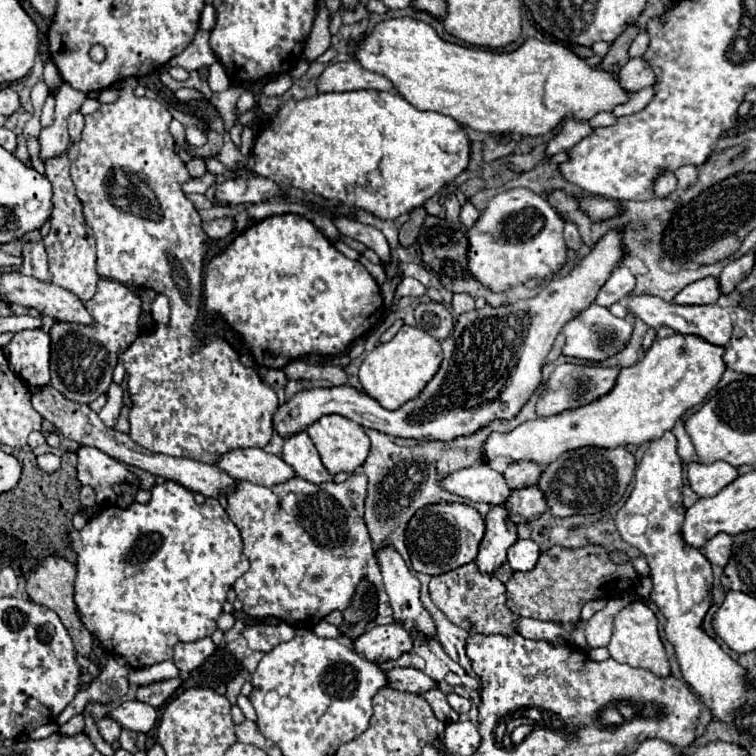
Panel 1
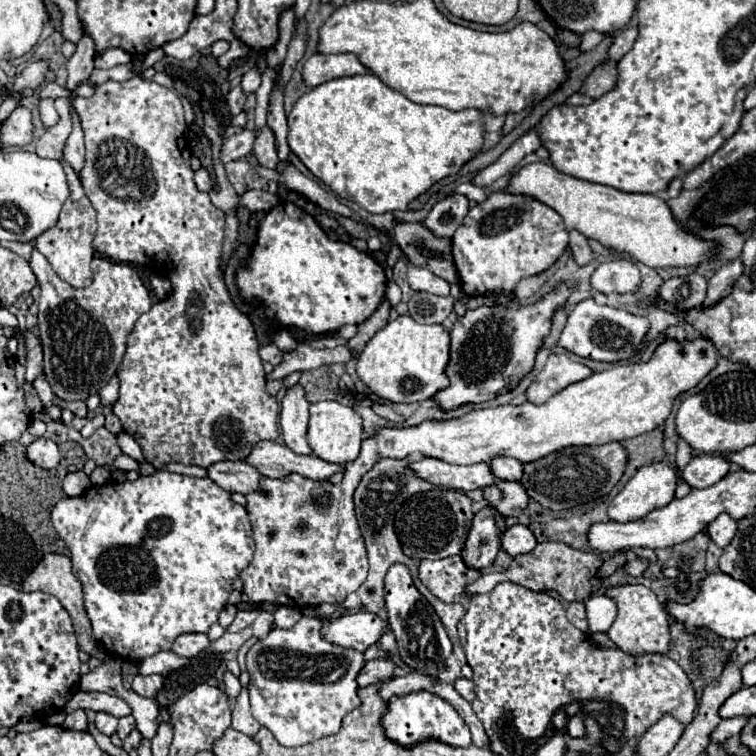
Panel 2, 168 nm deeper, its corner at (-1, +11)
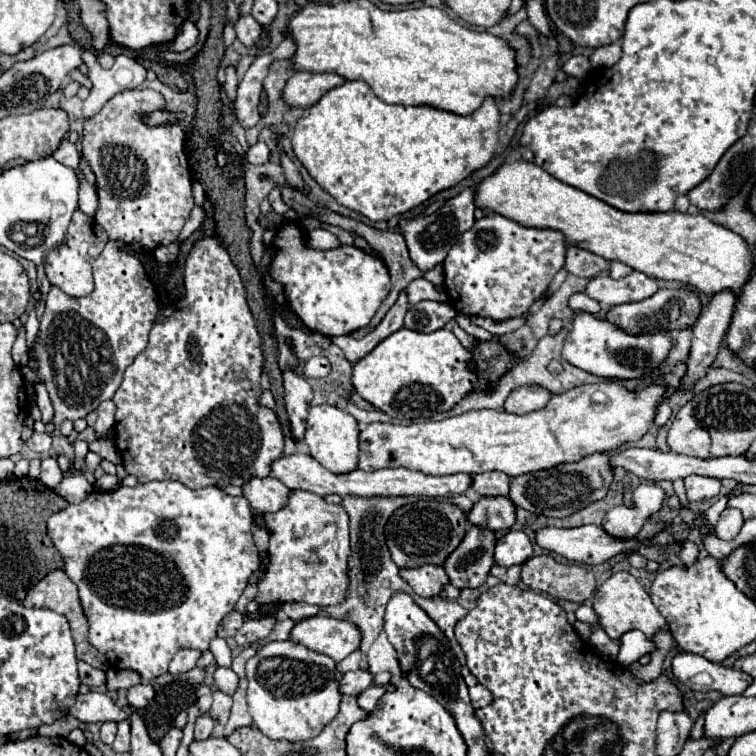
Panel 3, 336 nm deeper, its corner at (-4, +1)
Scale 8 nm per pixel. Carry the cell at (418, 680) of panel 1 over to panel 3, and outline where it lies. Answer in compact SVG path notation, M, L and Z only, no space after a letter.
M366 669L348 671L348 673L344 673L344 679L340 679L340 693L342 695L360 695L370 685L372 685L372 673L368 673Z

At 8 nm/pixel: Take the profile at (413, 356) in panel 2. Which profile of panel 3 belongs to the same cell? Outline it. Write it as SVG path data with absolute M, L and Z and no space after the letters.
M406 327L398 329L384 341L380 341L366 357L352 365L352 387L356 393L366 399L374 409L380 409L396 419L430 419L436 413L450 411L456 403L460 403L472 389L476 389L476 365L472 353L460 345L460 341L448 329L440 329L434 333L418 333Z

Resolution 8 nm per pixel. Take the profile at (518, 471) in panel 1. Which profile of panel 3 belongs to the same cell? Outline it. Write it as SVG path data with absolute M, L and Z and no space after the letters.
M490 471L490 473L480 473L480 475L472 475L472 489L476 489L476 493L480 493L482 497L492 497L492 495L508 495L510 489L510 477L498 471Z

